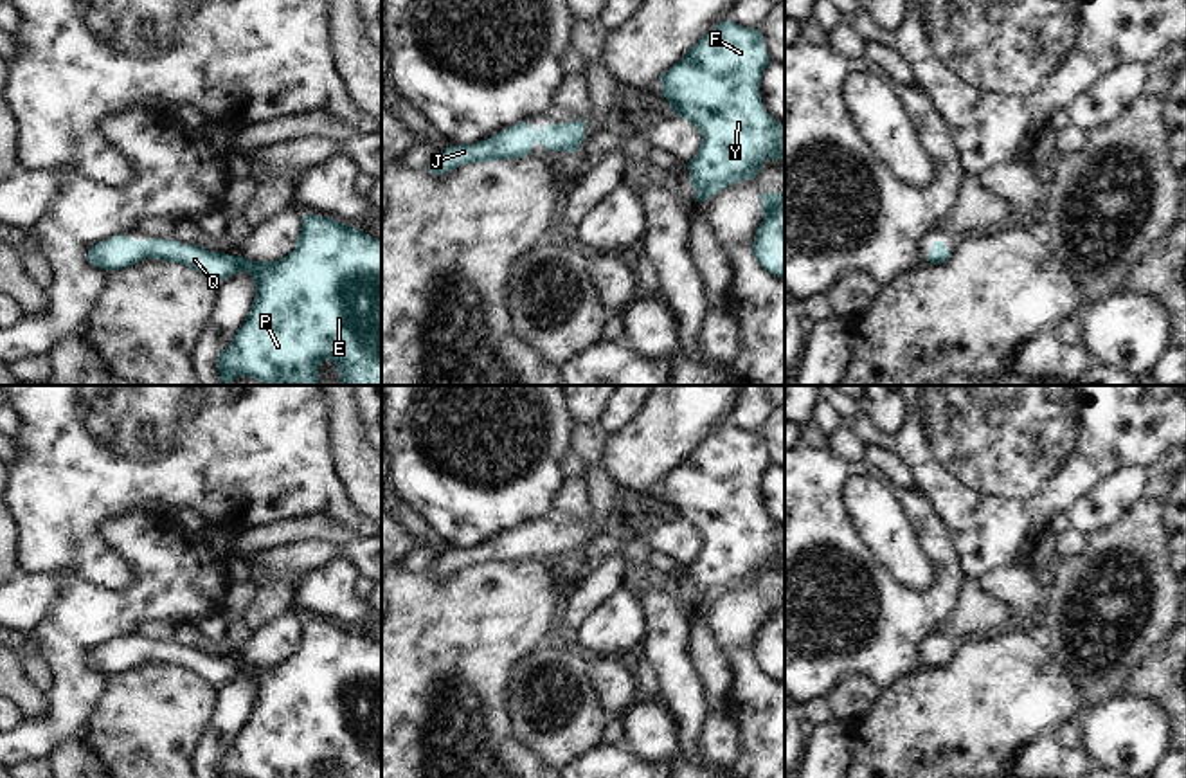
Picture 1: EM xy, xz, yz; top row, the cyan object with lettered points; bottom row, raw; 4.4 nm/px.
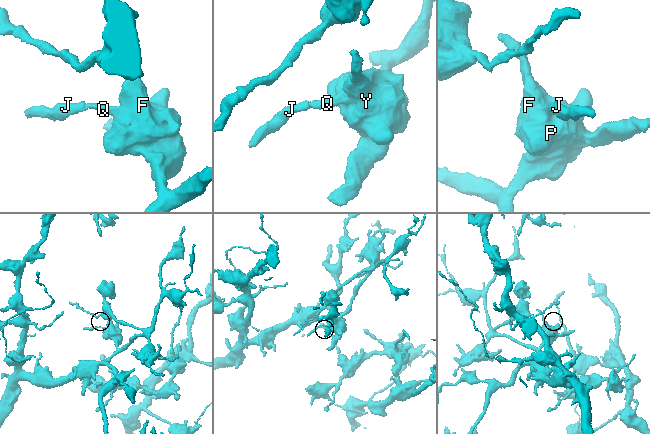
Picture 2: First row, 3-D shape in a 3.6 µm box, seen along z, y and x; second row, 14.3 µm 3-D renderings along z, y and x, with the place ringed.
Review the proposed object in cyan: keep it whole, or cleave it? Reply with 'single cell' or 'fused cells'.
single cell

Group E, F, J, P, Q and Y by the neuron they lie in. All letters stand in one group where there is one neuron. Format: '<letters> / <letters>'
E F J P Q Y

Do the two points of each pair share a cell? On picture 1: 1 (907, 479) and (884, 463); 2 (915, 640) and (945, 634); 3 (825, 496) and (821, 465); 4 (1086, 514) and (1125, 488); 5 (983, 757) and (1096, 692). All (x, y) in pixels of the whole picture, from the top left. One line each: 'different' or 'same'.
1: same
2: different
3: same
4: same
5: different

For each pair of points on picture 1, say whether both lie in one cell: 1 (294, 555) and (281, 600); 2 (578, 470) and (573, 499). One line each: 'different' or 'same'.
1: same
2: different

